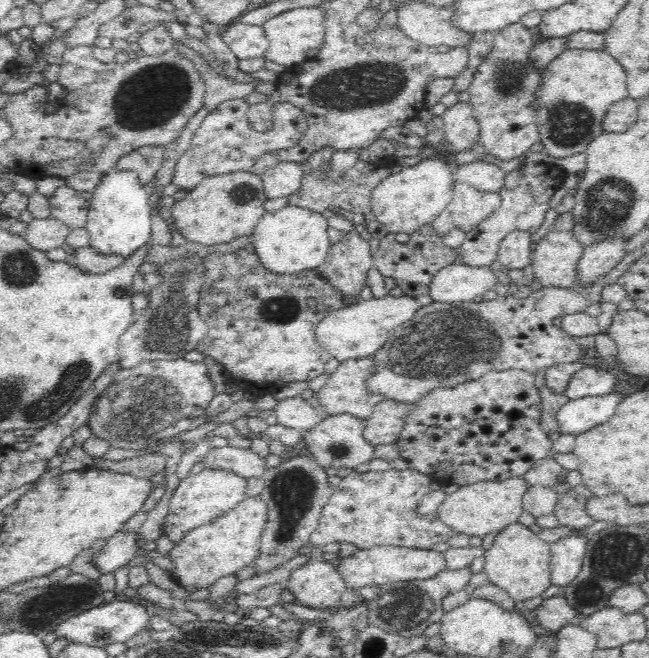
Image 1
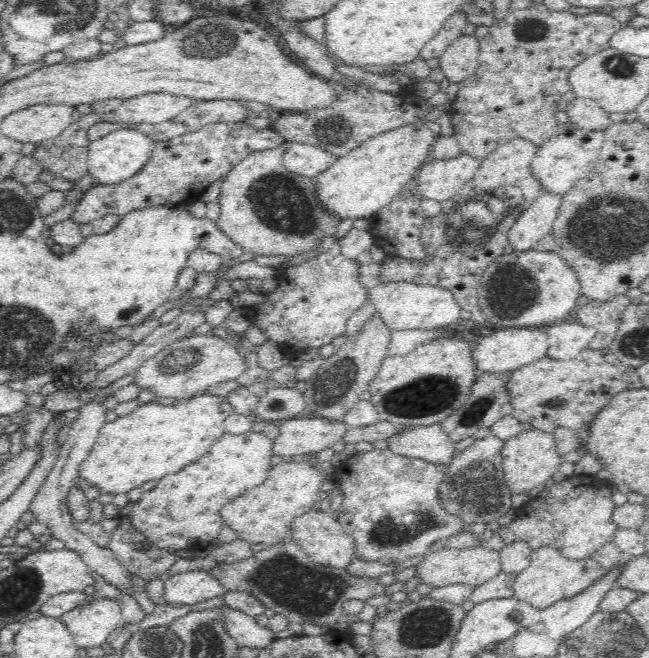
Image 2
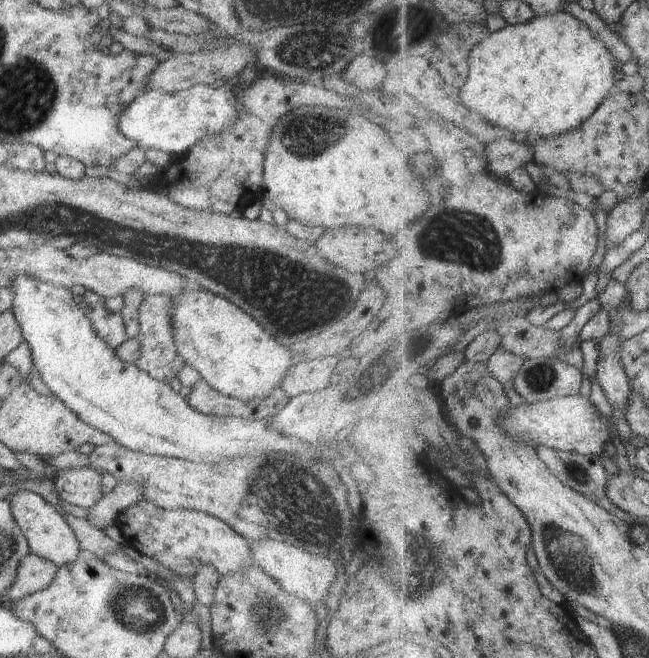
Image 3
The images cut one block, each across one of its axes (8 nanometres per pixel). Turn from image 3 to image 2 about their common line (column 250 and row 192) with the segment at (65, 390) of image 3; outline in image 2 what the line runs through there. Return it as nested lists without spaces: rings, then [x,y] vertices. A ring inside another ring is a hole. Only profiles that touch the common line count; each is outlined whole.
[[[464,153],[450,160],[430,158],[416,175],[419,194],[440,203],[452,199],[475,176],[480,166],[480,159]]]

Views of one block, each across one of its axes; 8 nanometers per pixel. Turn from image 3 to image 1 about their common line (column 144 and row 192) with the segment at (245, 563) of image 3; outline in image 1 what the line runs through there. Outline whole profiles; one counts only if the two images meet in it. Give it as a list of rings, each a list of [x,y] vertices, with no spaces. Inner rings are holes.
[[[542,162],[540,164],[522,163],[517,169],[507,172],[504,186],[499,192],[501,196],[499,209],[495,210],[494,214],[491,214],[485,221],[477,224],[470,232],[466,232],[459,262],[474,268],[490,267],[496,260],[502,240],[510,232],[524,230],[534,234],[540,230],[546,218],[546,212],[550,208],[550,199],[559,188],[568,186],[571,182],[573,180],[566,171],[558,166],[546,165]]]

